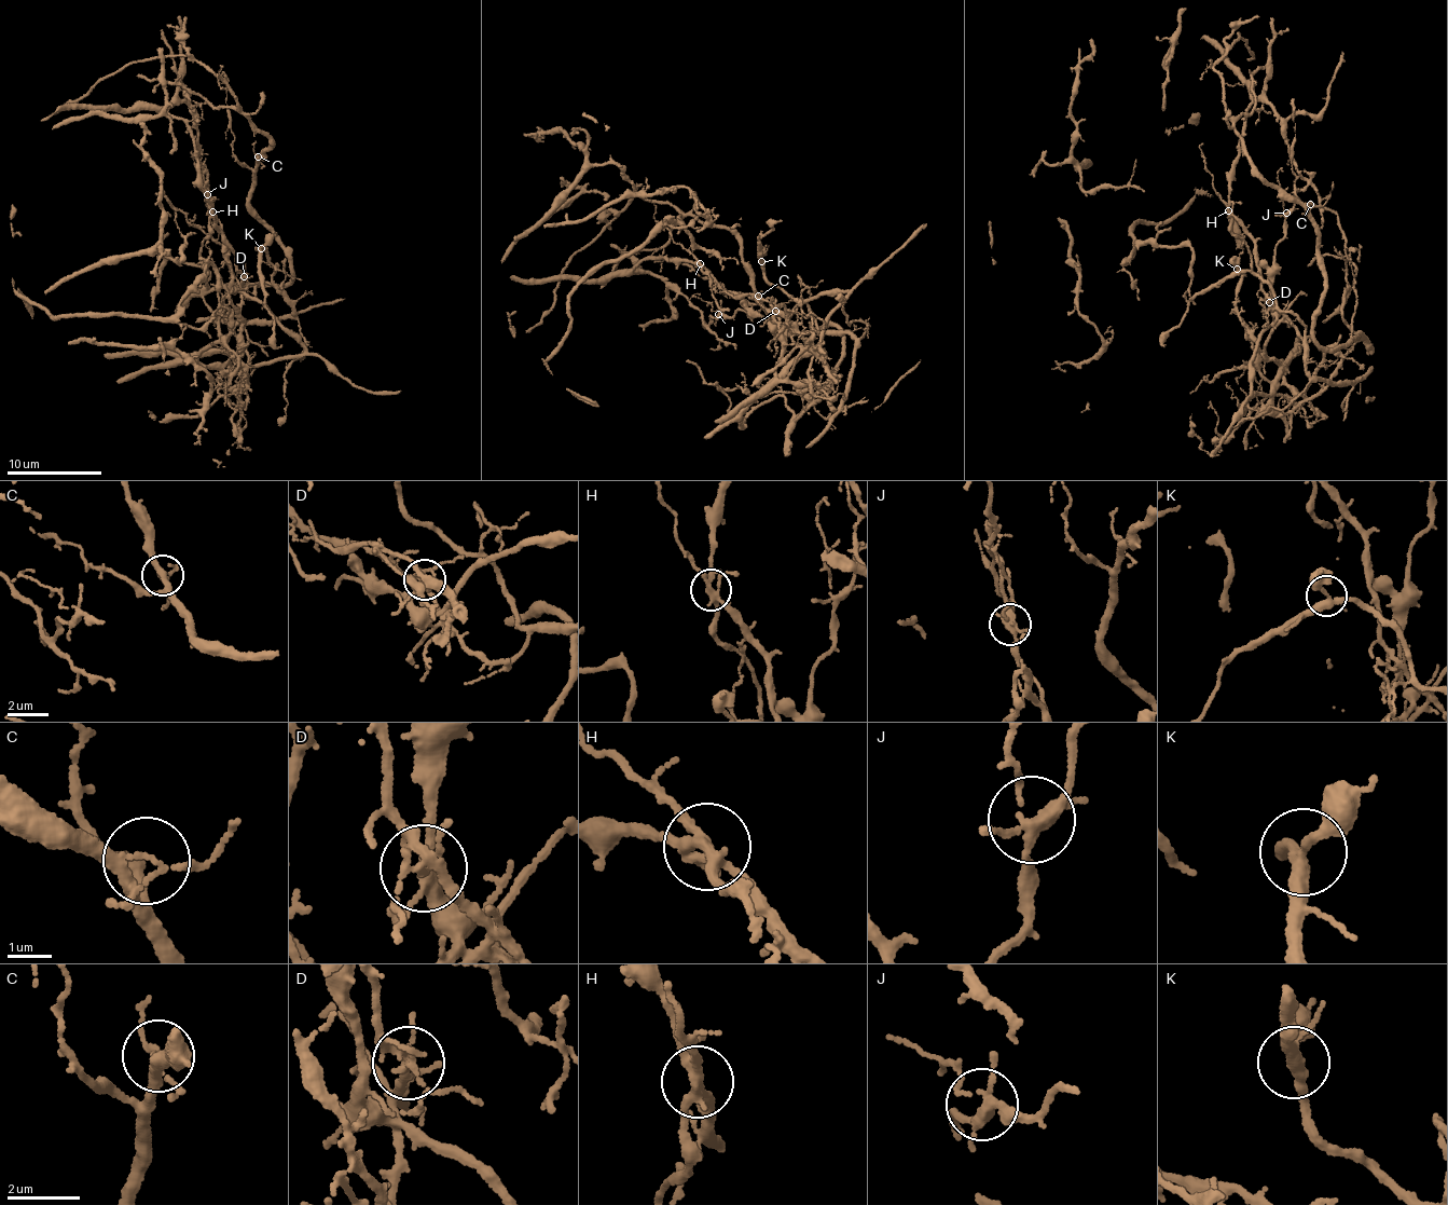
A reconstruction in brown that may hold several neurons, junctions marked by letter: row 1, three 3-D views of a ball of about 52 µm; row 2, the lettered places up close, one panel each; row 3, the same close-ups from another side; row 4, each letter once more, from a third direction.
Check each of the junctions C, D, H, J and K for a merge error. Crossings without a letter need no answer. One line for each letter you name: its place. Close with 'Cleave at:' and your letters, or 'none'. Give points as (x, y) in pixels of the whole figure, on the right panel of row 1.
D: at (1269, 302)
H: at (1228, 210)
Cleave at: D, H

